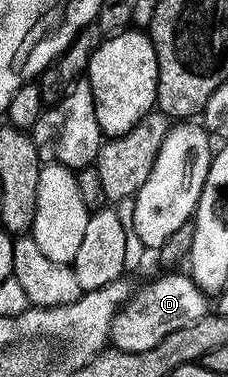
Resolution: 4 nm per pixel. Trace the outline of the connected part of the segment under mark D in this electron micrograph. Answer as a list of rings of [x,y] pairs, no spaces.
[[[169,271],[165,277],[159,277],[152,285],[136,292],[131,300],[115,314],[111,324],[110,344],[126,353],[149,351],[149,347],[157,347],[161,339],[170,332],[183,328],[192,321],[209,313],[208,294],[200,289],[193,278],[186,272]]]

